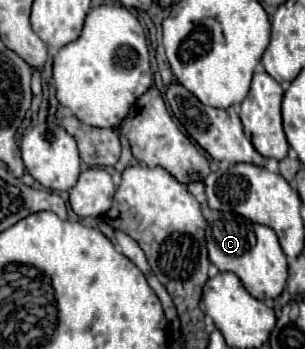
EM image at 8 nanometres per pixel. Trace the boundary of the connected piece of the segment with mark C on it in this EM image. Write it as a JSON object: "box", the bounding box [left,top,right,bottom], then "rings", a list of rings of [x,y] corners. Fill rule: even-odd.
{"box":[207,211,287,301],"rings":[[[215,211],[209,219],[207,231],[207,249],[209,259],[219,267],[219,271],[235,273],[243,287],[259,301],[275,299],[283,293],[287,285],[287,259],[281,251],[277,235],[271,227],[253,223],[237,213],[221,213]]]}

